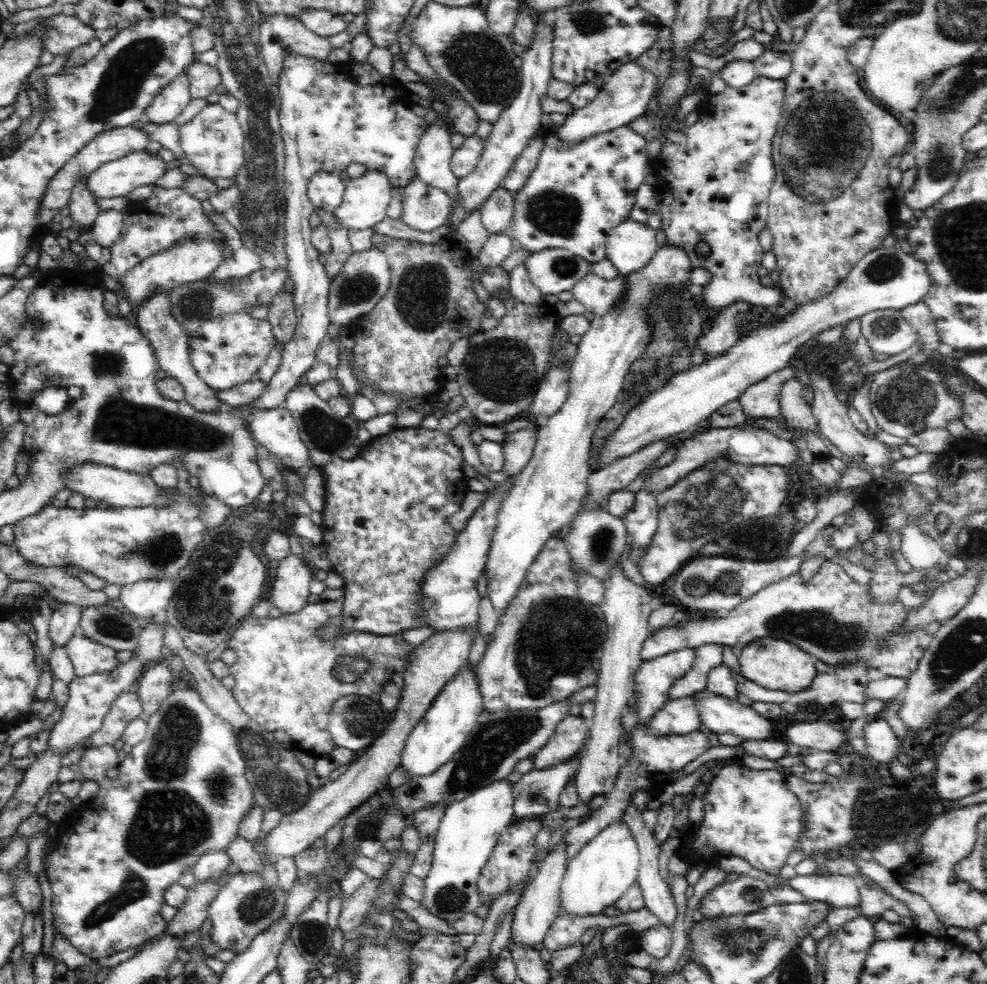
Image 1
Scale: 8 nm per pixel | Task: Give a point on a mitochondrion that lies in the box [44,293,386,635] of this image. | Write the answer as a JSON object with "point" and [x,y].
{"point":[119,420]}

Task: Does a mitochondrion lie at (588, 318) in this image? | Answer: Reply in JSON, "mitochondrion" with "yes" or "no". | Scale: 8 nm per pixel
{"mitochondrion":"no"}

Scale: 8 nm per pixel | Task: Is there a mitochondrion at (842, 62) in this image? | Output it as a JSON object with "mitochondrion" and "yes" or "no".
{"mitochondrion":"no"}

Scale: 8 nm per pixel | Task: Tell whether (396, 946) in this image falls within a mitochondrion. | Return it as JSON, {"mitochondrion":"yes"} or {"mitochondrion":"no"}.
{"mitochondrion":"no"}

